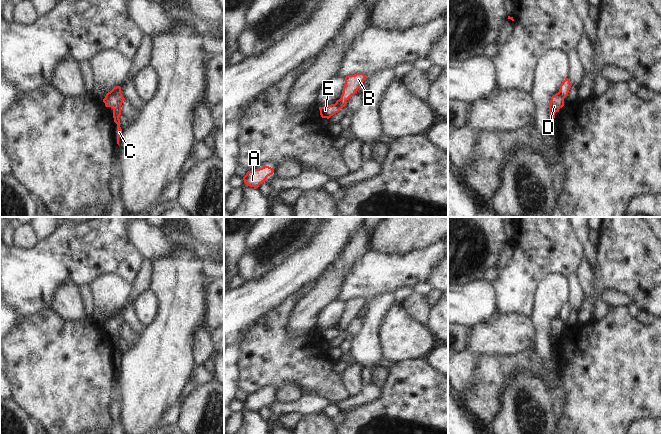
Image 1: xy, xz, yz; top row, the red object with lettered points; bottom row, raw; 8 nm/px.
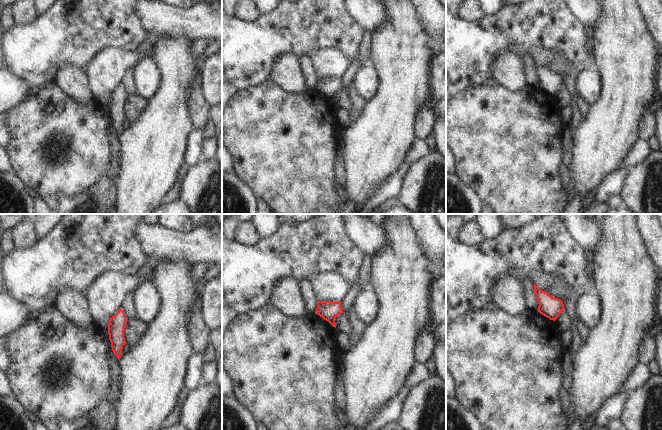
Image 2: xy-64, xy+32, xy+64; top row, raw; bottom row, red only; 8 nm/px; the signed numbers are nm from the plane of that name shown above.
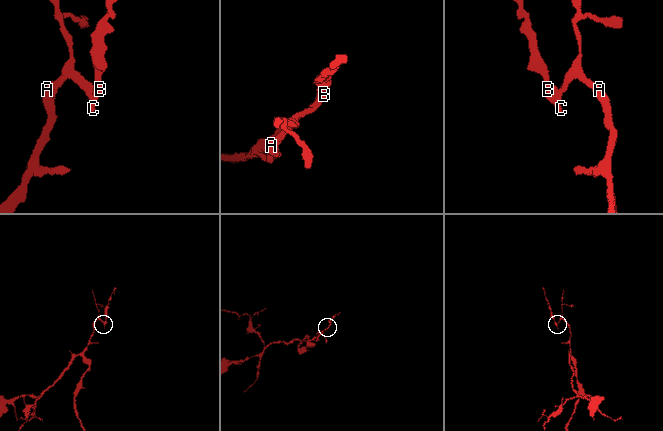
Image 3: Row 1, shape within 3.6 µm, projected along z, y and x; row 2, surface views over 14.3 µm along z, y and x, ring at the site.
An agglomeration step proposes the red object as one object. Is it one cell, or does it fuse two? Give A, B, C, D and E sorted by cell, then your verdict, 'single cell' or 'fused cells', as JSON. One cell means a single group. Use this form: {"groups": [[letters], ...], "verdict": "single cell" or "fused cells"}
{"groups": [["A", "E"], ["B", "C", "D"]], "verdict": "fused cells"}

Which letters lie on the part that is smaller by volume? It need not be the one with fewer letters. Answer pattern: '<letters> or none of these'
B, C, D.

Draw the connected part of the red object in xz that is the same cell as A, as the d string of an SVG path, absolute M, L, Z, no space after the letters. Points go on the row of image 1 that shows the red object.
M264 166L259 169L248 171L243 177L246 186L258 188L260 184L265 182L268 176L273 174L274 169L269 166Z

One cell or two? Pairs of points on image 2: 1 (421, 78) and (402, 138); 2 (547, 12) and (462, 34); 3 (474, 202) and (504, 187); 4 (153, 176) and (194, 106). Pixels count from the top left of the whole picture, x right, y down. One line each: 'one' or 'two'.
1: one
2: one
3: two
4: two

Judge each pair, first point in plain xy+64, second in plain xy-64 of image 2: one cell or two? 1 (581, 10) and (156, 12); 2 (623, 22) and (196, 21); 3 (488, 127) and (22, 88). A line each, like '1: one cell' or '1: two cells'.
1: one cell
2: two cells
3: two cells

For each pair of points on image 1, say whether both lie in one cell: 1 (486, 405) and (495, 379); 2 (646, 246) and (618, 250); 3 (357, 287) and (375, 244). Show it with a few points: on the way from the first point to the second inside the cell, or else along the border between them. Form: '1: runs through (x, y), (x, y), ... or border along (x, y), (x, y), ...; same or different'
1: runs through (487, 399), (491, 385); same
2: runs through (639, 250), (625, 250); same
3: border along (369, 248), (396, 255); different

